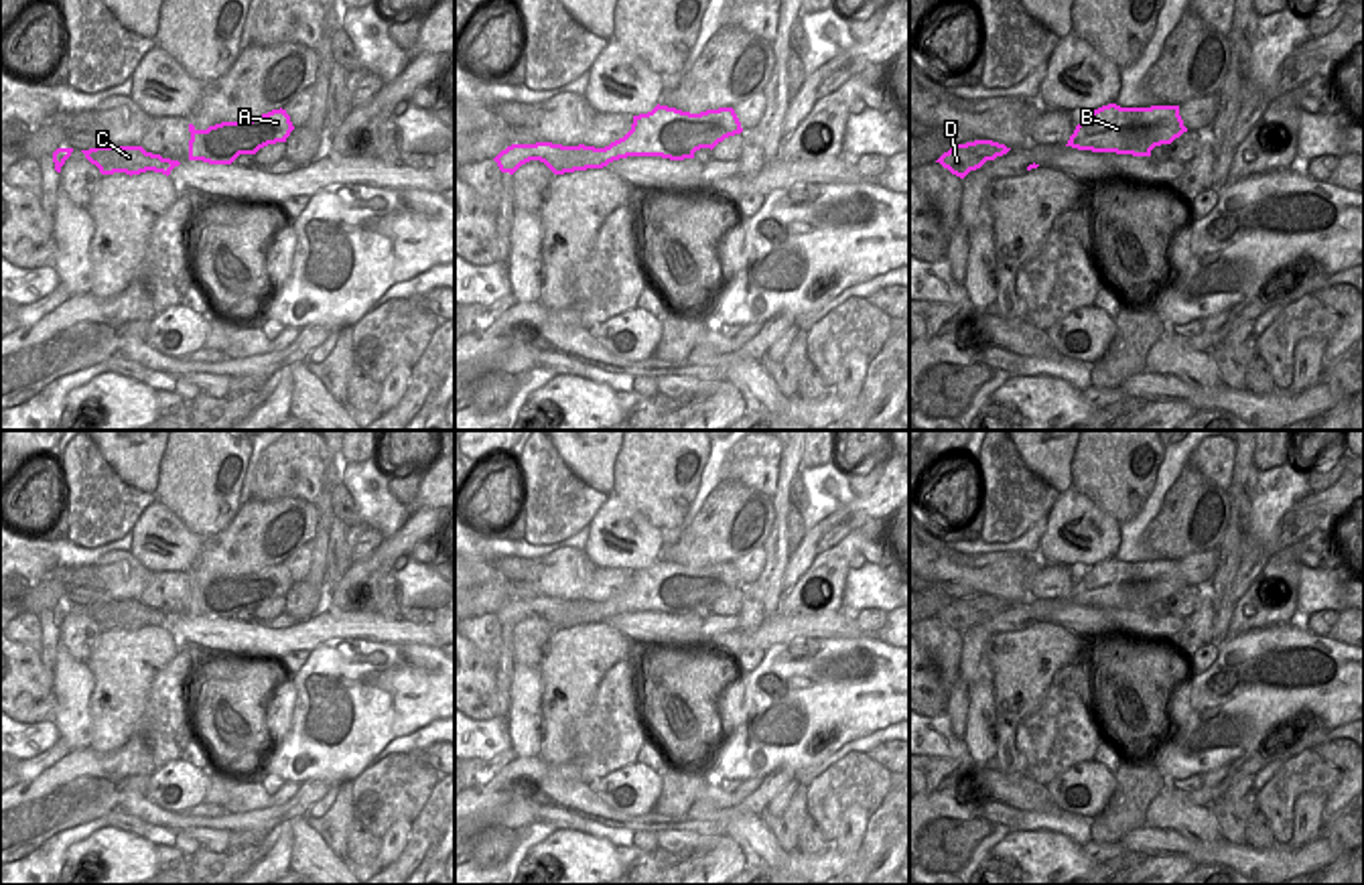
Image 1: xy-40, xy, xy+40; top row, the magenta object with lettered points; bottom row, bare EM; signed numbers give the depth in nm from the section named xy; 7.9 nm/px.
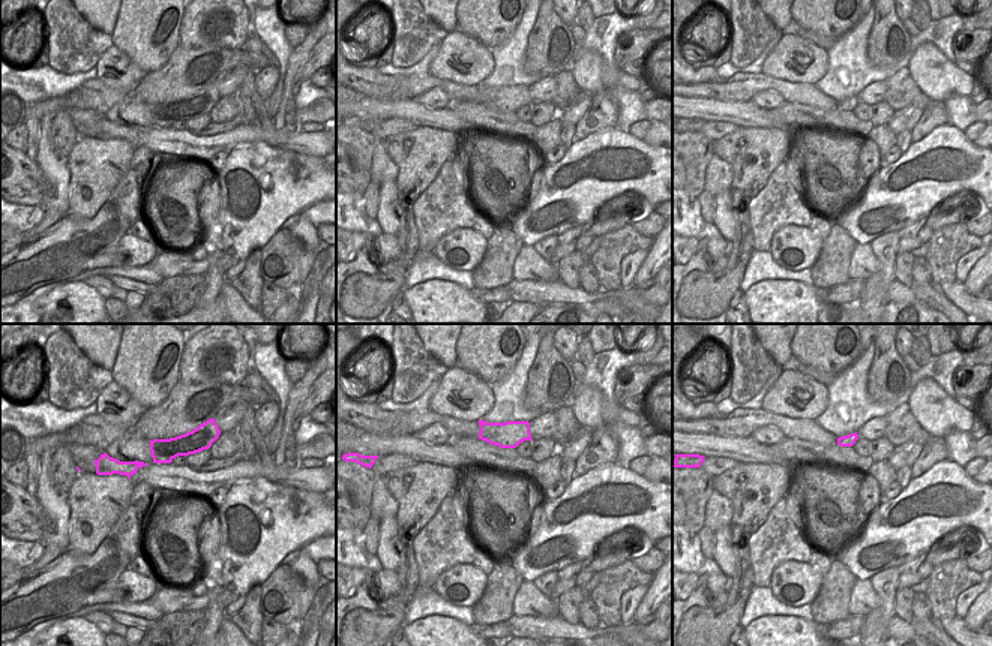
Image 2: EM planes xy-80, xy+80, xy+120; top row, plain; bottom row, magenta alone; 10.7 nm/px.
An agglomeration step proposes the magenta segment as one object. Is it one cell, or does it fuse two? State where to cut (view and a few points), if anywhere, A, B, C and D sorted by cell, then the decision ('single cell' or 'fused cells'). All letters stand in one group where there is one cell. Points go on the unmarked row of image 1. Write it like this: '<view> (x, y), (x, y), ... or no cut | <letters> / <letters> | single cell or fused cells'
xy (620, 593), (628, 609) | A B / C D | fused cells

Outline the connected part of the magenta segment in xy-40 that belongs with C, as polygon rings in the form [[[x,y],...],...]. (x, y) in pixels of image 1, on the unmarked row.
[[[95,601],[81,607],[101,629],[126,627],[132,631],[154,625],[168,631],[181,619],[179,615],[146,607],[142,601]]]

